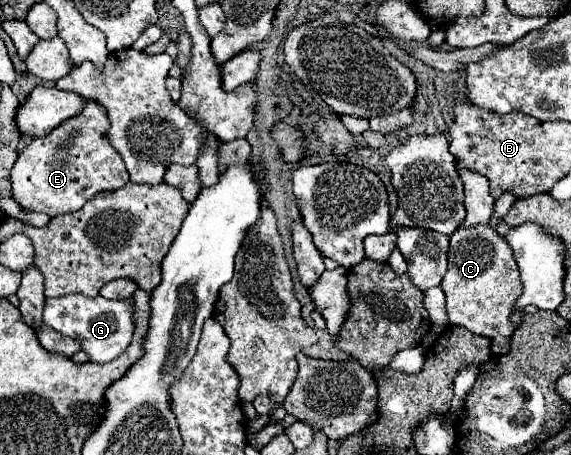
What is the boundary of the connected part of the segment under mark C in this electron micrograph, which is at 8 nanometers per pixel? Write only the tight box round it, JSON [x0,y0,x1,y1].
[440,226,522,338]

